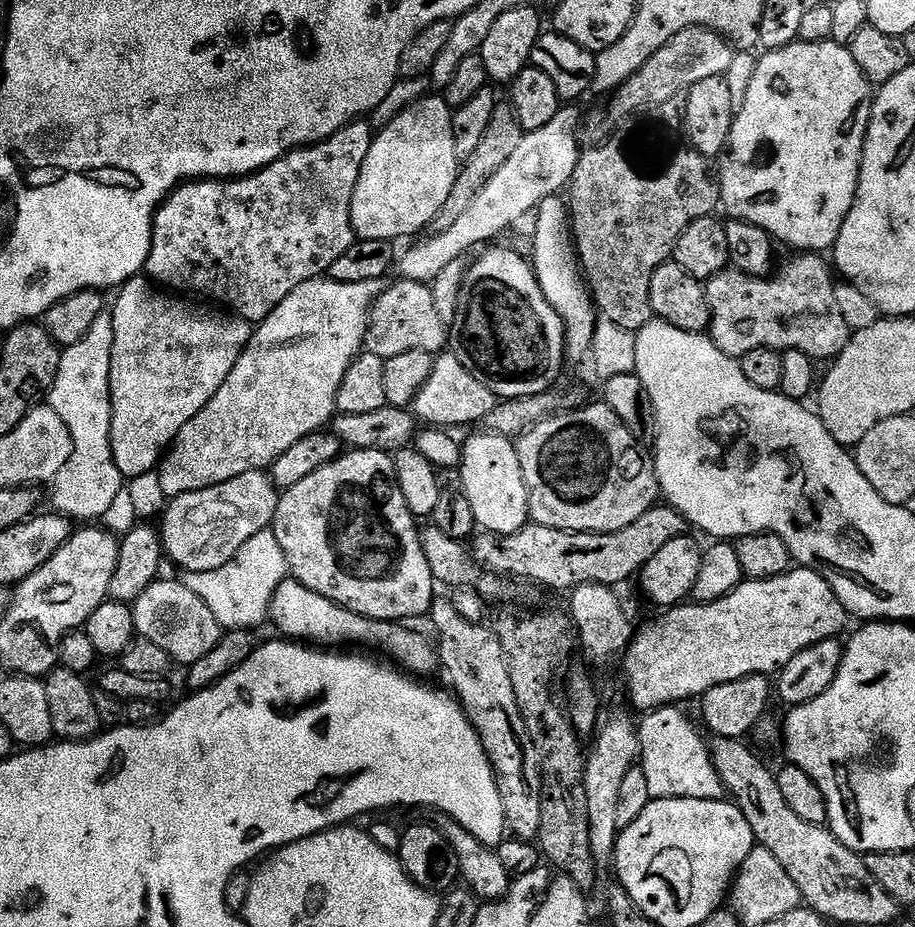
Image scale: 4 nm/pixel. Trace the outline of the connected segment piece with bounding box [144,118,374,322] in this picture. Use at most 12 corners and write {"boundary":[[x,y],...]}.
{"boundary":[[361,118],[185,182],[144,272],[268,317],[358,237]]}

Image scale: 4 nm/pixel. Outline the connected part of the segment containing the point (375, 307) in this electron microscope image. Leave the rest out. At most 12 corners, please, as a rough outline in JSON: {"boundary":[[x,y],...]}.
{"boundary":[[400,278],[368,311],[367,351],[443,353],[431,287]]}

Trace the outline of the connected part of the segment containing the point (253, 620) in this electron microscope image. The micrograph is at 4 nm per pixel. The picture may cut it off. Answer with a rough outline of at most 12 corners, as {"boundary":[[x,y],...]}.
{"boundary":[[271,527],[182,582],[224,630],[256,630],[290,573]]}

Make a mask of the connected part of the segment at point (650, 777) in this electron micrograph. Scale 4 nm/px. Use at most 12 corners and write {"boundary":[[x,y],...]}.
{"boundary":[[676,706],[639,721],[658,800],[723,800],[708,740]]}

